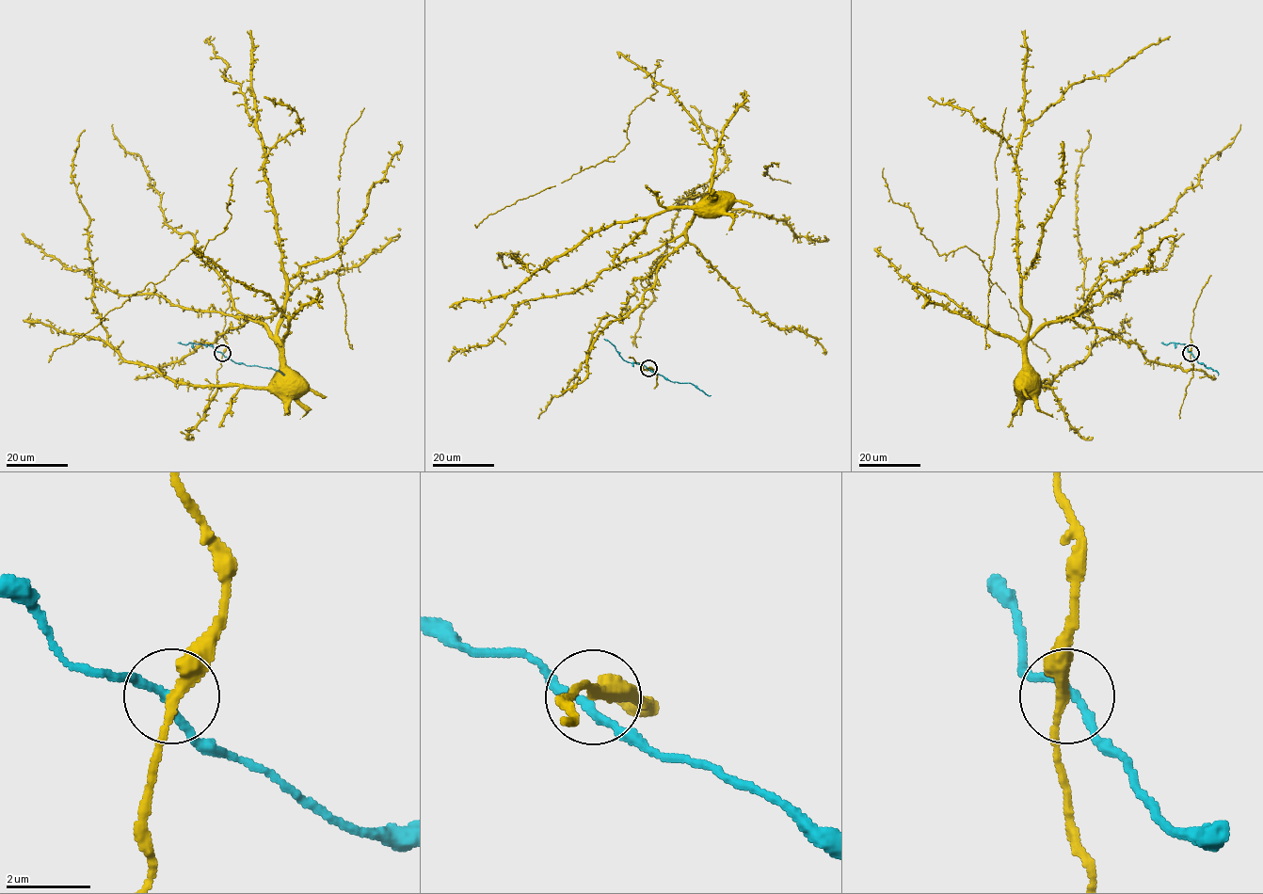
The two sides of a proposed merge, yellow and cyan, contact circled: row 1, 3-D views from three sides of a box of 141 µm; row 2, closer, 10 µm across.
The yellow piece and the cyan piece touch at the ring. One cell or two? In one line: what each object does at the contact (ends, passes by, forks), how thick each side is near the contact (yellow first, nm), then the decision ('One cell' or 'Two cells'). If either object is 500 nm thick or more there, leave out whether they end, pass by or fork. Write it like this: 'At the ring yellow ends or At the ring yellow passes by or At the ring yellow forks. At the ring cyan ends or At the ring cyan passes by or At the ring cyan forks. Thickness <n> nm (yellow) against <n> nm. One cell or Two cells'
At the ring yellow passes by. At the ring cyan passes by. Thickness 280 nm (yellow) against 190 nm. Two cells

